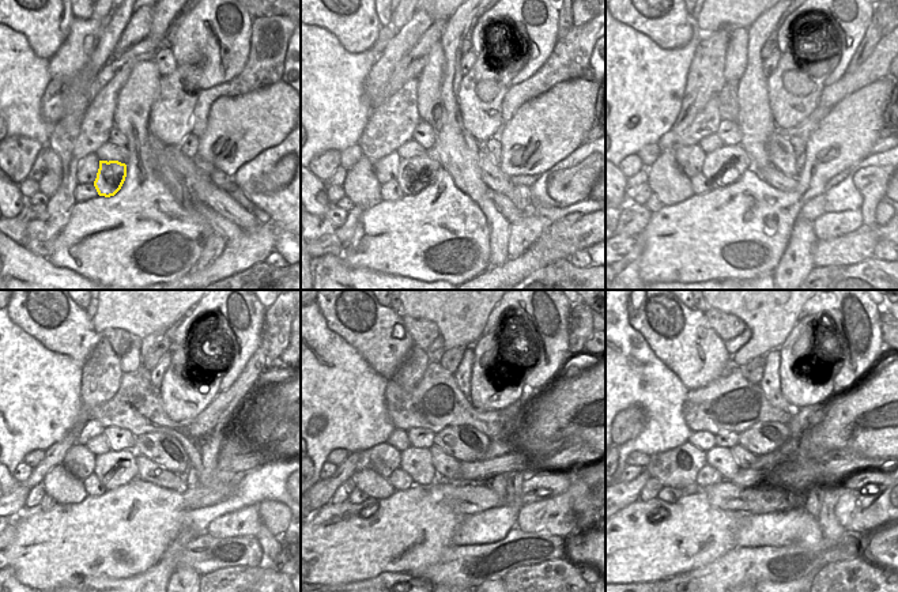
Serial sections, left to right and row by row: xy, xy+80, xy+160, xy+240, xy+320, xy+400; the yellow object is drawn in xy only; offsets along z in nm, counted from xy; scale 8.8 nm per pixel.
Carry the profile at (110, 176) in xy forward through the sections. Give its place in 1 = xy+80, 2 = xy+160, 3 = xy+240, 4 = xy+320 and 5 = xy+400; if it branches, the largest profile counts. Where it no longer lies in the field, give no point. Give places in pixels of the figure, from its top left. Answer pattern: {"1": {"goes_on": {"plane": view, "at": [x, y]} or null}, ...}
{"1": {"goes_on": {"plane": "xy+80", "at": [414, 173]}}, "2": {"goes_on": {"plane": "xy+160", "at": [728, 163]}}, "3": {"goes_on": {"plane": "xy+240", "at": [119, 468]}}, "4": {"goes_on": {"plane": "xy+320", "at": [417, 462]}}, "5": {"goes_on": {"plane": "xy+400", "at": [721, 459]}}}

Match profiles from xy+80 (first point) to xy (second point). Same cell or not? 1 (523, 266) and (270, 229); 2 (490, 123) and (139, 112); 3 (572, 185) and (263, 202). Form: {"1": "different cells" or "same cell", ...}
{"1": "different cells", "2": "different cells", "3": "different cells"}

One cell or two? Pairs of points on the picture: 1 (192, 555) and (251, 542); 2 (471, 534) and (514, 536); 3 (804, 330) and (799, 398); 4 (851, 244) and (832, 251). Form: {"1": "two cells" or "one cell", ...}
{"1": "one cell", "2": "two cells", "3": "one cell", "4": "one cell"}

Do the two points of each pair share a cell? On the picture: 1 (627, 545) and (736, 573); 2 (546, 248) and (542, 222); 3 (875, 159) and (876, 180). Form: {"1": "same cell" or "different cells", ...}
{"1": "different cells", "2": "different cells", "3": "different cells"}

